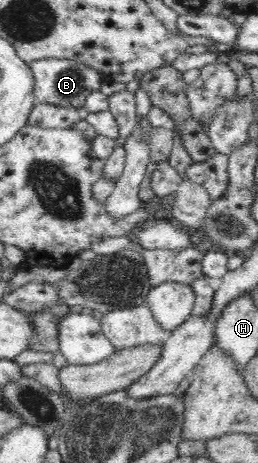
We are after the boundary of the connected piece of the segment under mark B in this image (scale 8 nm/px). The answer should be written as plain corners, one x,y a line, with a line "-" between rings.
50,58
50,60
36,60
29,64
33,77
34,98
38,104
55,104
56,106
85,106
85,100
96,90
100,91
103,82
97,70
82,64
79,60
67,58

